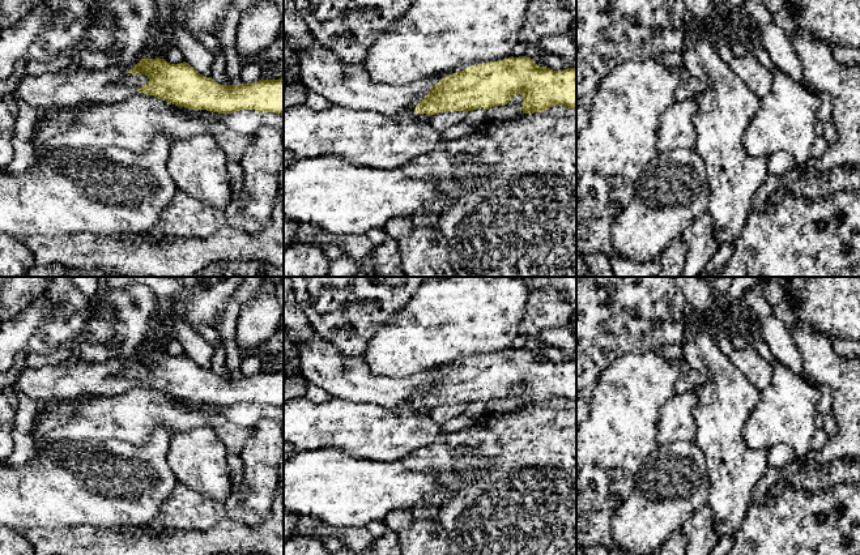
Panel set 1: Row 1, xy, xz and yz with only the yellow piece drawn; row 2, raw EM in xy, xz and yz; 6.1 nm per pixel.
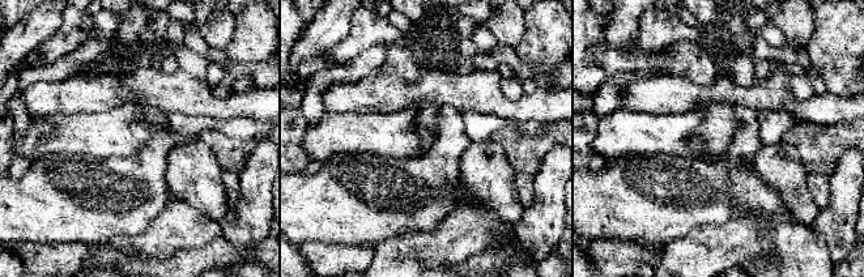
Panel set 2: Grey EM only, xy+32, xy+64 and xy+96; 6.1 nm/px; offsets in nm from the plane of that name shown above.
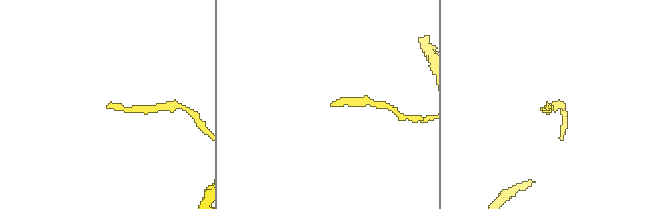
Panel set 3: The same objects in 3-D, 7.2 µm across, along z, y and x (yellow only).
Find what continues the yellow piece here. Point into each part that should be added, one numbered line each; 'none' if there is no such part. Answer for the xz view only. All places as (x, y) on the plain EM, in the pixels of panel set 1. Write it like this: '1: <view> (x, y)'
1: xz (319, 362)

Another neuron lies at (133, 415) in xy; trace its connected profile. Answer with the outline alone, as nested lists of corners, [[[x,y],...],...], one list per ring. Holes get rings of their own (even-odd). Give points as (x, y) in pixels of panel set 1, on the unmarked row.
[[[137,384],[123,393],[93,397],[90,401],[78,404],[67,422],[51,430],[47,434],[47,437],[50,440],[72,441],[119,440],[140,447],[150,440],[157,428],[162,427],[169,430],[171,434],[182,434],[208,426],[210,417],[218,415],[197,411],[180,398],[175,398],[154,388]]]

